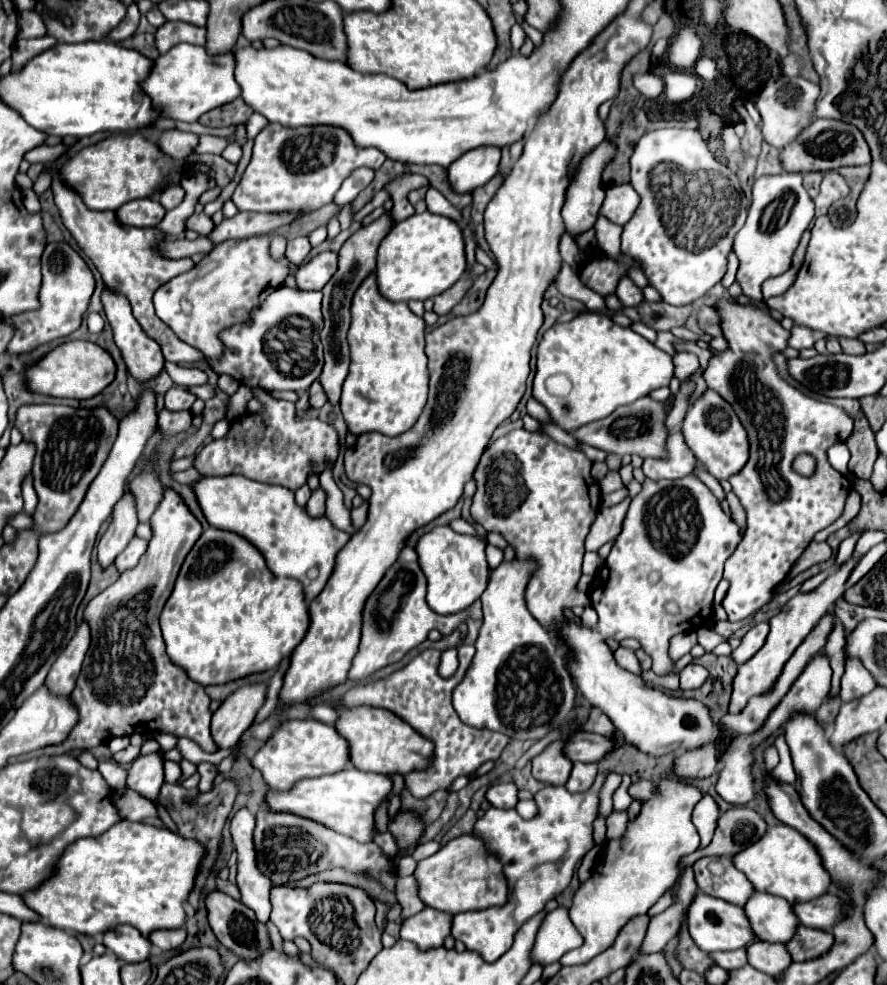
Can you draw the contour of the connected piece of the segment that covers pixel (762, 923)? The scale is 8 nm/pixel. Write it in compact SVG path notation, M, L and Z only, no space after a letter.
M754 892L744 910L750 918L754 934L766 942L786 944L798 928L798 918L794 916L792 906L778 896Z

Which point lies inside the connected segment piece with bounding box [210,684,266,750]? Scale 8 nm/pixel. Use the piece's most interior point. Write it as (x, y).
(231, 720)

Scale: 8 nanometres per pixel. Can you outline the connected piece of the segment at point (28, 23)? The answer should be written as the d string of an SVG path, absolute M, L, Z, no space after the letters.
M22 12L18 38L38 38L46 34L46 26L38 12Z

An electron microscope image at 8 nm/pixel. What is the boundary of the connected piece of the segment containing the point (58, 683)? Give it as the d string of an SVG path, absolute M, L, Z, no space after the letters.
M82 622L78 626L74 638L68 642L68 646L62 650L62 654L54 662L54 666L48 672L48 678L44 682L46 688L50 688L50 692L54 696L68 696L74 690L74 684L80 674L80 666L82 666L88 646L90 646L90 630Z

